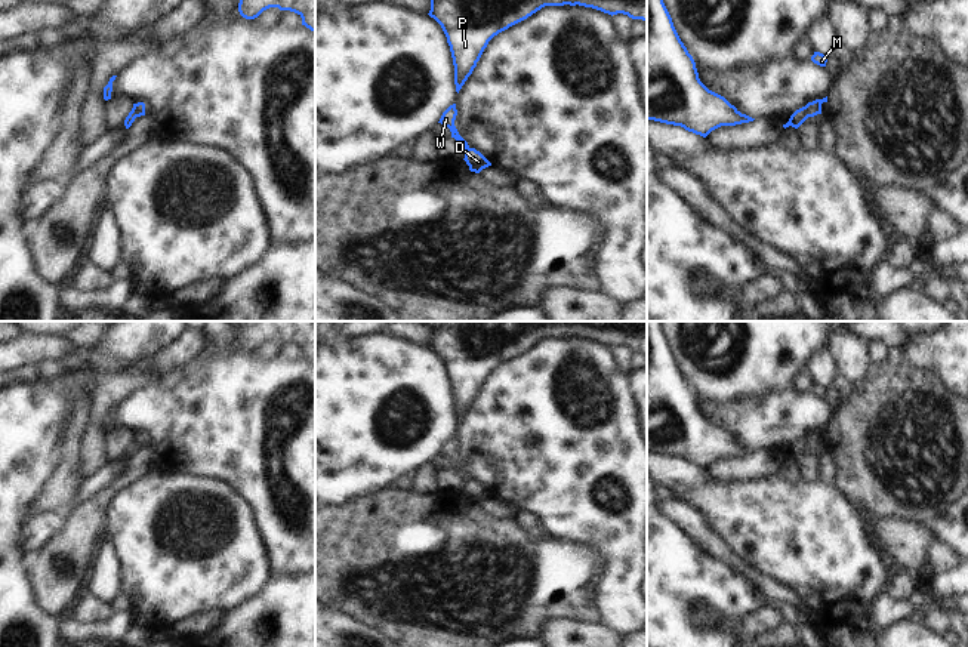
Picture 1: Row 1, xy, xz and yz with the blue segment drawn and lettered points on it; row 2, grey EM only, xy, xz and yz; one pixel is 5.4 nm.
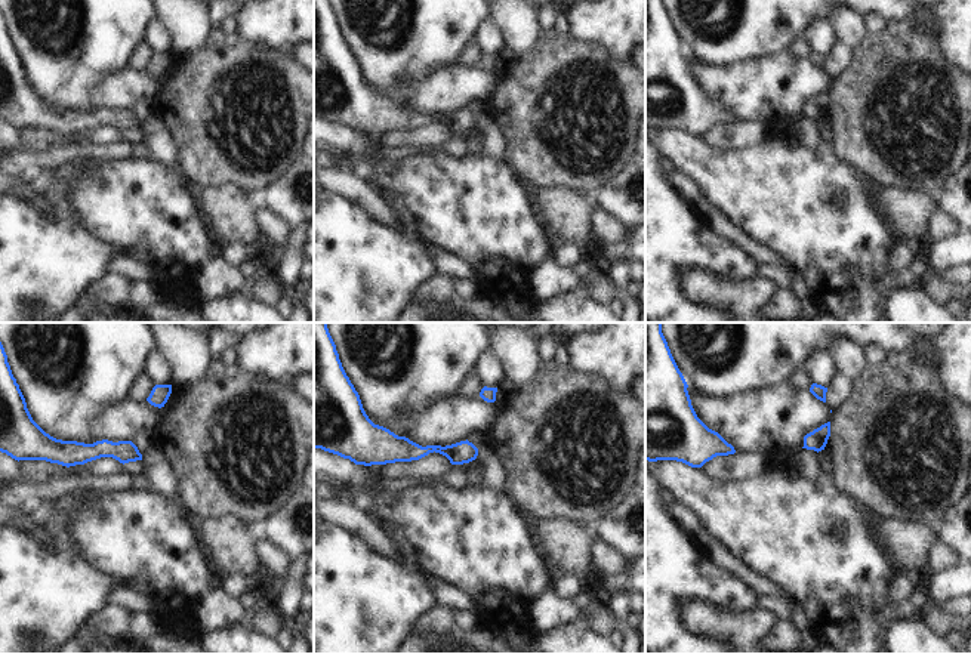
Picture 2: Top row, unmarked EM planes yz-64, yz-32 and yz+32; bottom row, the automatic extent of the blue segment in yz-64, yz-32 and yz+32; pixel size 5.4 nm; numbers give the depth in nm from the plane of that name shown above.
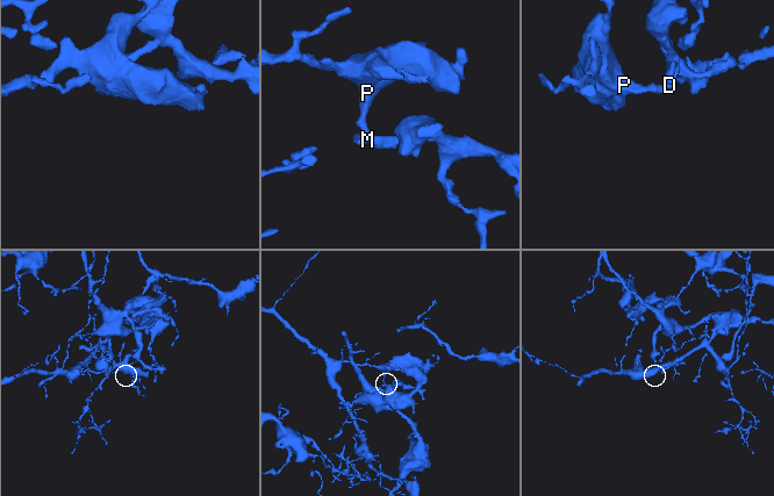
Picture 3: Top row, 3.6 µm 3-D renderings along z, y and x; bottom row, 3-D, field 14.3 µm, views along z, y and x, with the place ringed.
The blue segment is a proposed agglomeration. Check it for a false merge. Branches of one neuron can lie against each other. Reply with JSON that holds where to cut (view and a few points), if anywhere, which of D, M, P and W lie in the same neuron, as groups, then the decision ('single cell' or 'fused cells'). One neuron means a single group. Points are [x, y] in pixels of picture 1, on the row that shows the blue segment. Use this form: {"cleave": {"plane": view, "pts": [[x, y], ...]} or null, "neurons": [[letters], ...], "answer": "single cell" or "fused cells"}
{"cleave": {"plane": "yz", "pts": [[804, 107], [810, 116]]}, "neurons": [["D", "M"], ["P", "W"]], "answer": "fused cells"}

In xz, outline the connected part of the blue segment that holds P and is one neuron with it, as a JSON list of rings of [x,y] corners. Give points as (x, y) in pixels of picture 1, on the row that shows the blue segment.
[[[431,0],[429,16],[443,28],[454,65],[456,92],[472,74],[488,41],[545,6],[585,6],[647,24],[647,0]]]

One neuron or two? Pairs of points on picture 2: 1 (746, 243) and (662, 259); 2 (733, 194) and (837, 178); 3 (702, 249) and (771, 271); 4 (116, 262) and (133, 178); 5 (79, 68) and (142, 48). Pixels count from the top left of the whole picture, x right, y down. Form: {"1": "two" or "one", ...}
{"1": "two", "2": "one", "3": "two", "4": "two", "5": "two"}

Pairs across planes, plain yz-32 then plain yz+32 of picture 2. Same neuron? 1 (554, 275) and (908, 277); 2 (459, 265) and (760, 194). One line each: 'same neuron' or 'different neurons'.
1: same neuron
2: different neurons

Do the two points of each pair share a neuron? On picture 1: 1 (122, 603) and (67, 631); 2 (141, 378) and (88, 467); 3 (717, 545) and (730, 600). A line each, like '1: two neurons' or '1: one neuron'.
1: two neurons
2: one neuron
3: two neurons

